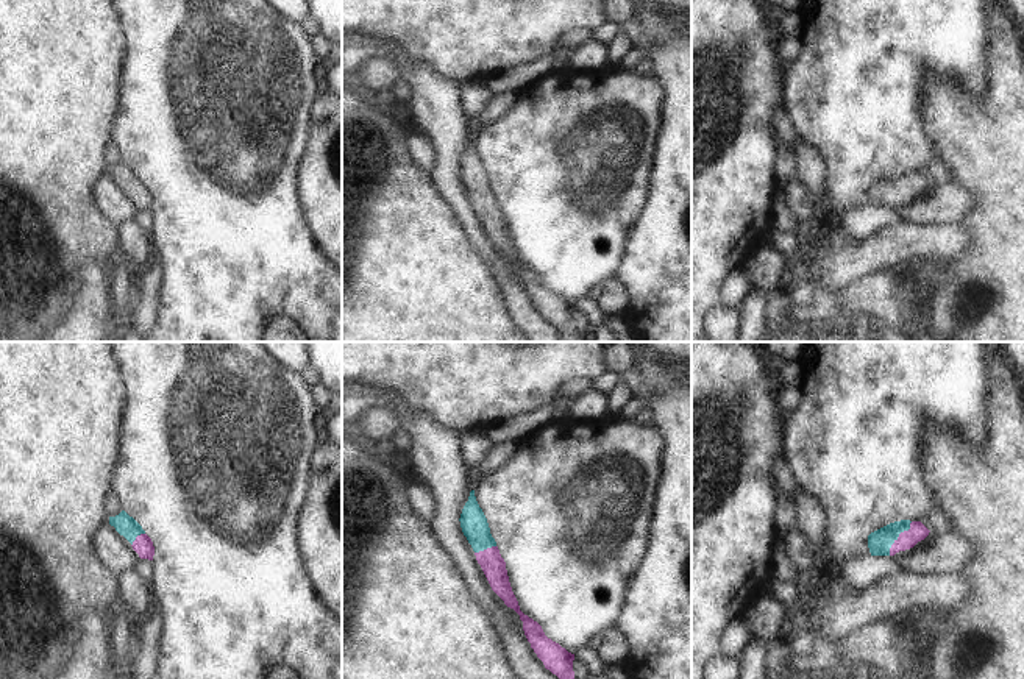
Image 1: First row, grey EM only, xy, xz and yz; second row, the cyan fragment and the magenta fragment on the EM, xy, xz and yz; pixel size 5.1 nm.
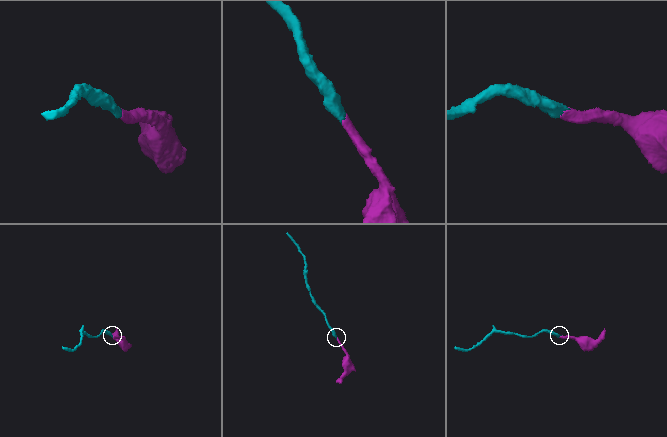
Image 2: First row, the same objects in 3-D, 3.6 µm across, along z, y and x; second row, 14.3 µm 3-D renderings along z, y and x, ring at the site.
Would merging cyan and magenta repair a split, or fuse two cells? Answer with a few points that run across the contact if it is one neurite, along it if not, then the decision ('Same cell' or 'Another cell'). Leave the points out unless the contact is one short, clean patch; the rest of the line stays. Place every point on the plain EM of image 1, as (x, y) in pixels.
Line: yz (879, 192), (898, 186), (917, 183). Same cell.

